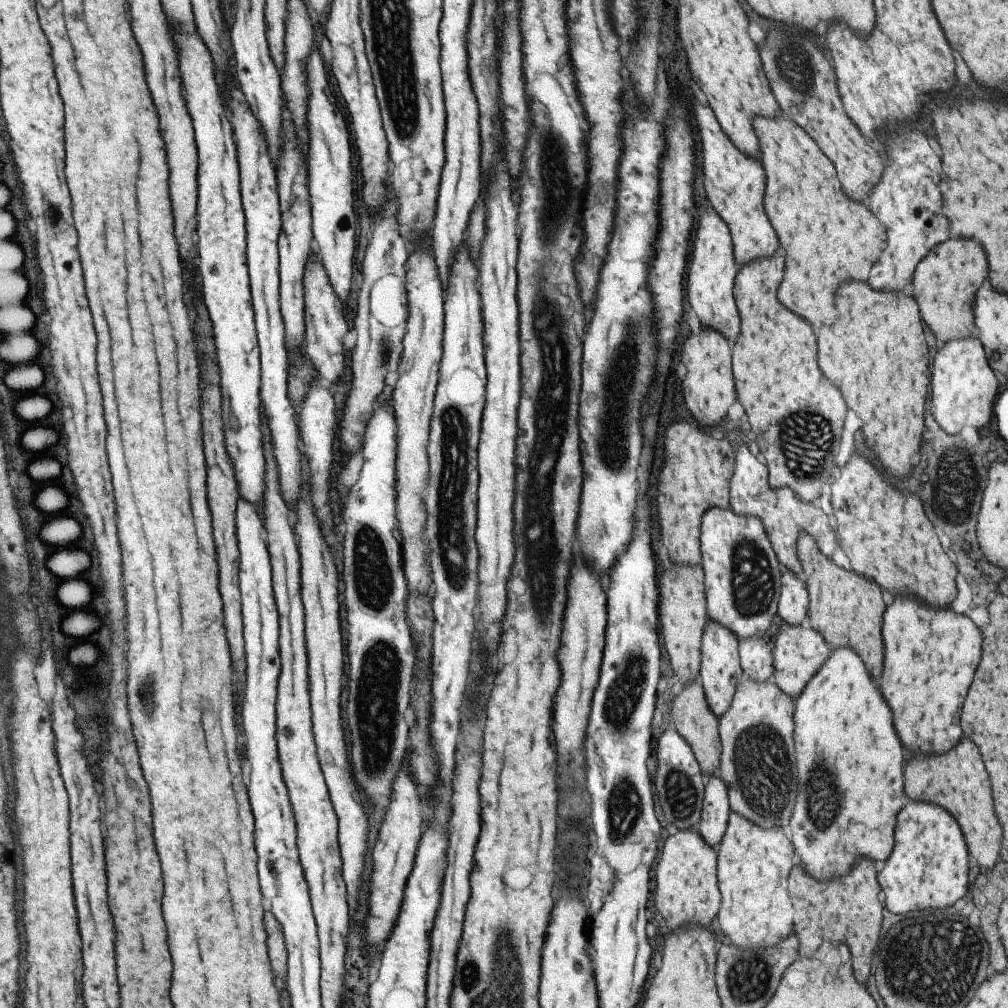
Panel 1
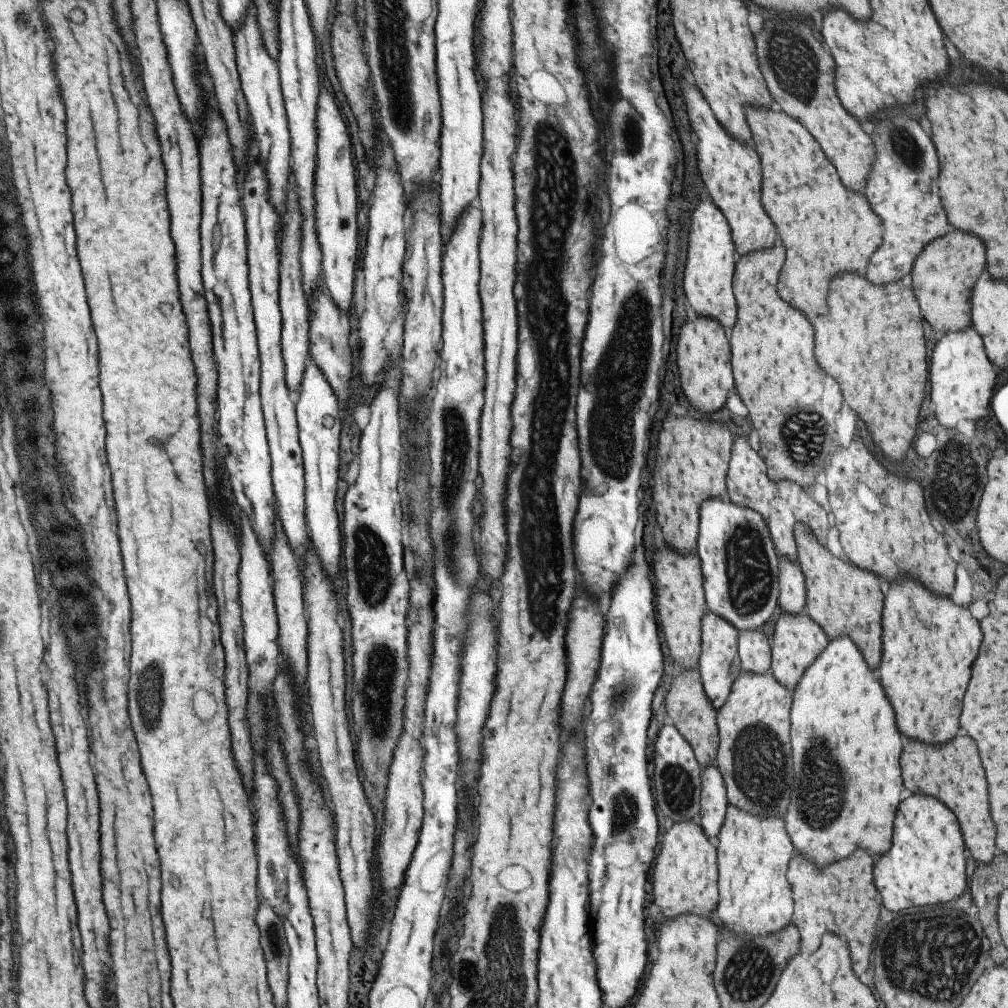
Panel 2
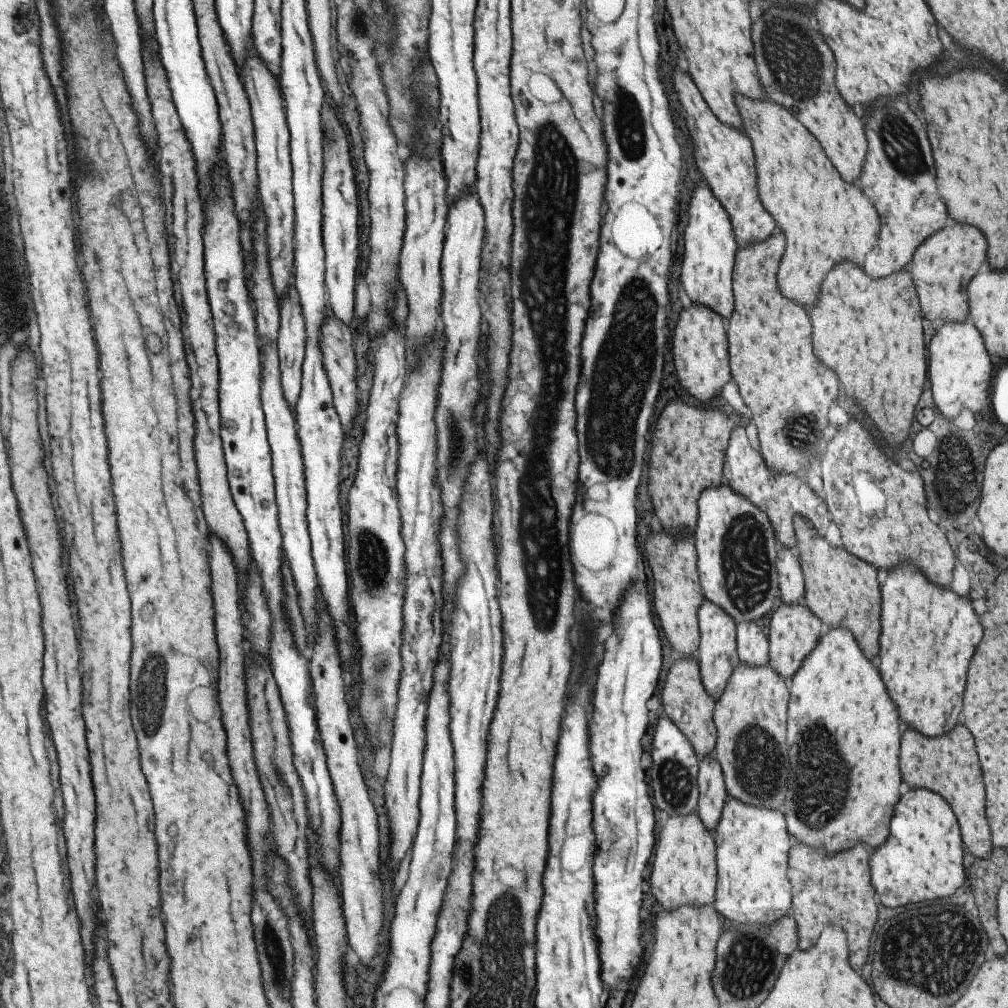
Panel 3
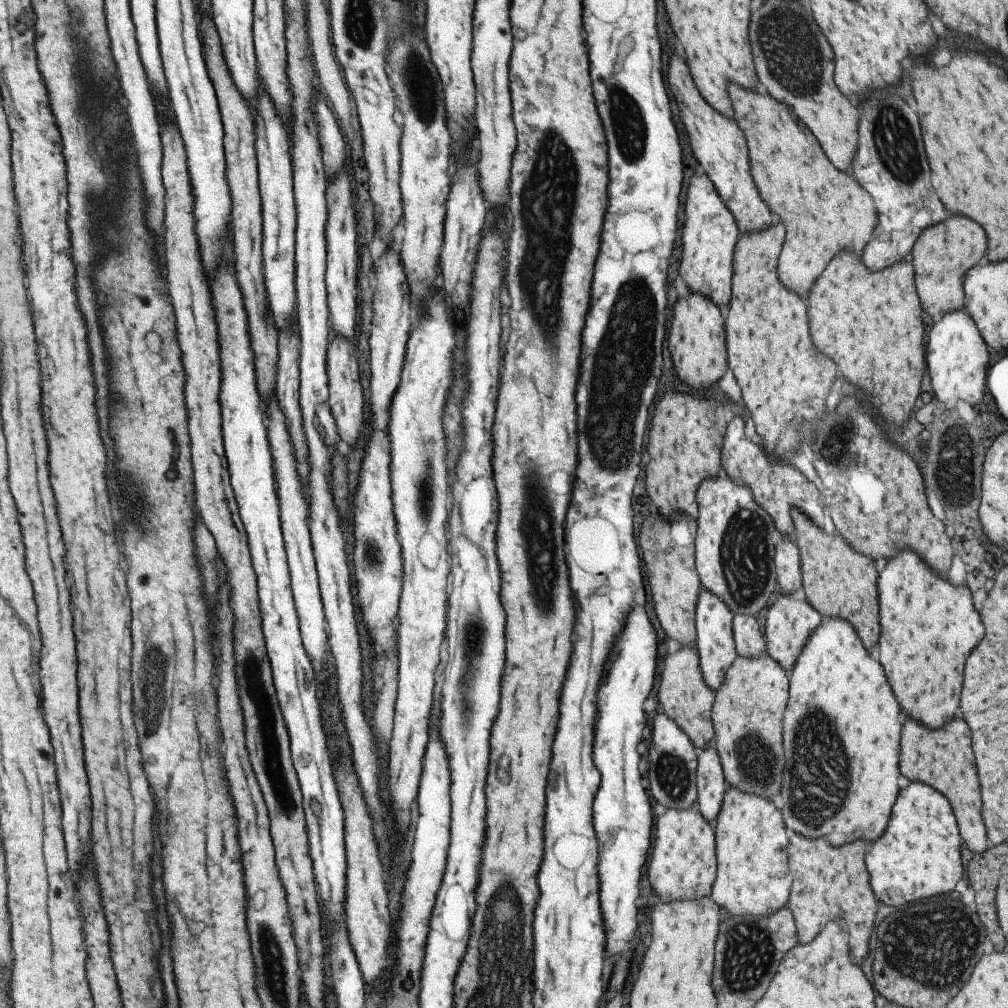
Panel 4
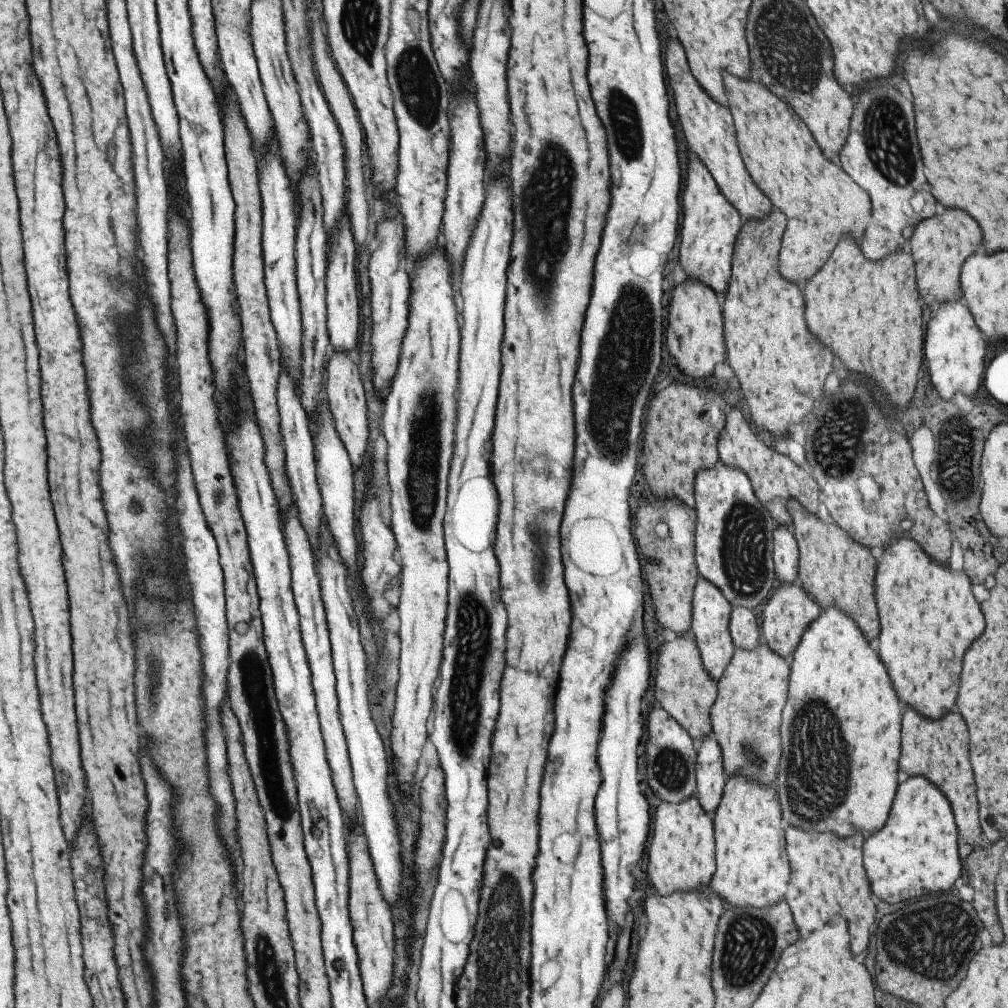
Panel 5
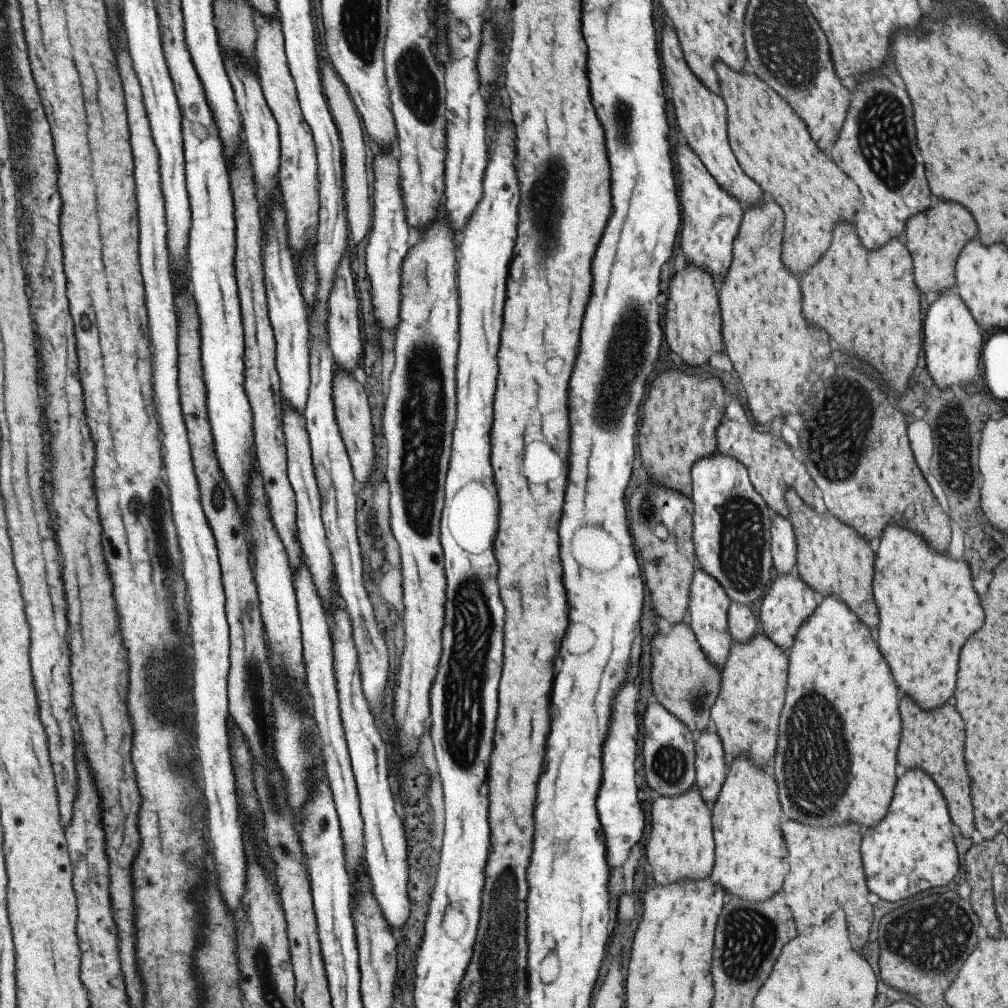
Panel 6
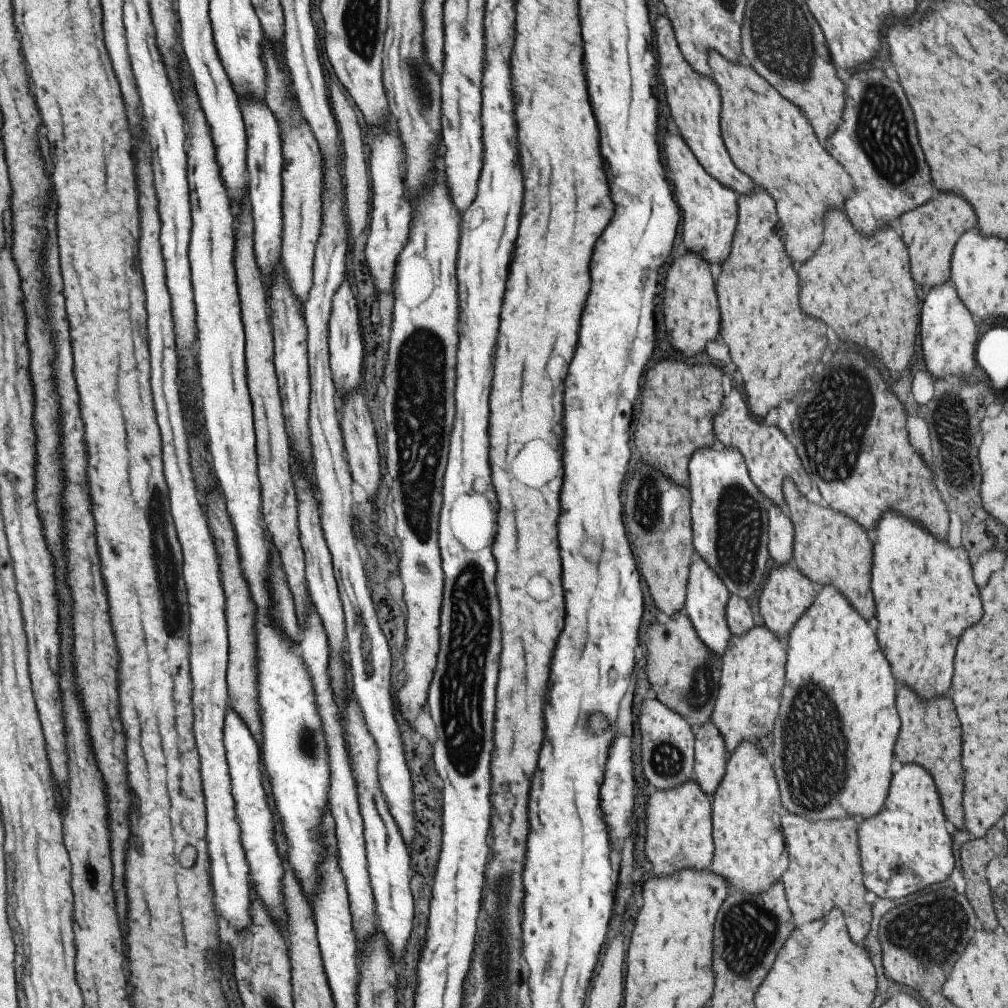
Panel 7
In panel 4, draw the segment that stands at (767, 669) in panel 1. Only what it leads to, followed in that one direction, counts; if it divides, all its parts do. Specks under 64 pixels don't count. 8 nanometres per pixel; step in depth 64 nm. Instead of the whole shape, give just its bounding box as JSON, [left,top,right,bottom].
[731,614,766,658]

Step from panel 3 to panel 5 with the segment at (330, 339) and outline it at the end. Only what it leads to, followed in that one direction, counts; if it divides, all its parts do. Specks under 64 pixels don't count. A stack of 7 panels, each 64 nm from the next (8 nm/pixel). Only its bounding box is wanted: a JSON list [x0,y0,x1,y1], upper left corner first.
[324,352,369,469]

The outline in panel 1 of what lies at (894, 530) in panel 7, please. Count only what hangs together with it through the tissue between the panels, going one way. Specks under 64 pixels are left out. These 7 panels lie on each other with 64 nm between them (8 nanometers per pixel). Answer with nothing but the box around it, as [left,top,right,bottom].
[879,594,981,752]

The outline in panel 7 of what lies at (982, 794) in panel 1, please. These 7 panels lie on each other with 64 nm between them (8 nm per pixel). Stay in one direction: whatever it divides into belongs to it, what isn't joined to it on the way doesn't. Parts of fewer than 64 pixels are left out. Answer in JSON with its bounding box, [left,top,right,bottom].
[893,686,965,830]

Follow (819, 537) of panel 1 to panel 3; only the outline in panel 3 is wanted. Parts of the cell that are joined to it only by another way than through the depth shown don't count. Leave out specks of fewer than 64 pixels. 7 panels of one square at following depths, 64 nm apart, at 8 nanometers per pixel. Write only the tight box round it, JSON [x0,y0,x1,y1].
[722,423,829,552]

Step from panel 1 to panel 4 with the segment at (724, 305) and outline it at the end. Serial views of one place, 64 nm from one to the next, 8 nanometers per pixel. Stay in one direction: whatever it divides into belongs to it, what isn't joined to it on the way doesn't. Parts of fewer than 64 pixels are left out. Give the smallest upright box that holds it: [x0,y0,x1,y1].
[678,173,740,306]

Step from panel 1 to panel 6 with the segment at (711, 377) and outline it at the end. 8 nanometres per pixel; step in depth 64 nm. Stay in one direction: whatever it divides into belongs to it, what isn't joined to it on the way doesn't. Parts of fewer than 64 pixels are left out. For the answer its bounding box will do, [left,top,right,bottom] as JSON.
[661,263,721,366]

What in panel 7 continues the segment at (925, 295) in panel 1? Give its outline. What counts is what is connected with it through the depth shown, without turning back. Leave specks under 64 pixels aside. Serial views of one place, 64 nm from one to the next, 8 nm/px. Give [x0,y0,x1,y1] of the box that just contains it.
[899,190,975,290]

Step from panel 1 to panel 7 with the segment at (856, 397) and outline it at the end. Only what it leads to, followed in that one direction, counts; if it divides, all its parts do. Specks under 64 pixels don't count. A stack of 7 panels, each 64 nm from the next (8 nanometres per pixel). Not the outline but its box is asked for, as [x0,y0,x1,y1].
[797,210,919,376]

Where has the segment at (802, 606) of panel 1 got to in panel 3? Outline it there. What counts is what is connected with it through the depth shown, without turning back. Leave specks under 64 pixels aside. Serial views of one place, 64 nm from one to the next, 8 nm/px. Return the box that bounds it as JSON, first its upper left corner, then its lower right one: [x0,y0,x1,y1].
[775,547,804,604]

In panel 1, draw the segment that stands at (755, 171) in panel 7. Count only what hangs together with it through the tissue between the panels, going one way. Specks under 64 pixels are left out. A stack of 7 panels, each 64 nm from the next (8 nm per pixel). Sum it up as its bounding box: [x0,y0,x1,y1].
[753,115,886,332]

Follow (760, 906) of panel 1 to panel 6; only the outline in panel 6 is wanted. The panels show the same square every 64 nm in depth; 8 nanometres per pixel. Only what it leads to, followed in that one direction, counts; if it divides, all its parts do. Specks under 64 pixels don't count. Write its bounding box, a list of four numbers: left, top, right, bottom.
[708,757,788,902]

